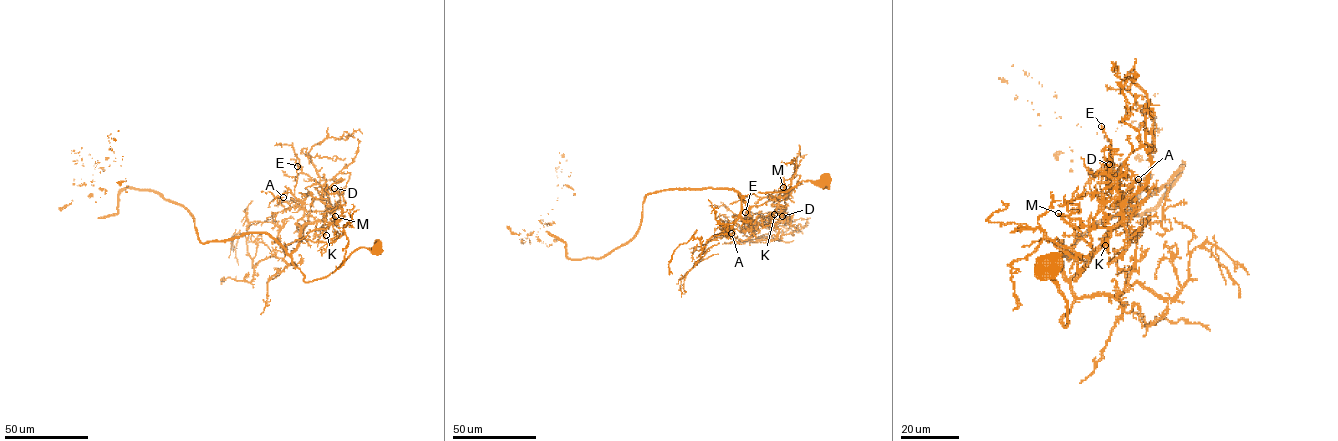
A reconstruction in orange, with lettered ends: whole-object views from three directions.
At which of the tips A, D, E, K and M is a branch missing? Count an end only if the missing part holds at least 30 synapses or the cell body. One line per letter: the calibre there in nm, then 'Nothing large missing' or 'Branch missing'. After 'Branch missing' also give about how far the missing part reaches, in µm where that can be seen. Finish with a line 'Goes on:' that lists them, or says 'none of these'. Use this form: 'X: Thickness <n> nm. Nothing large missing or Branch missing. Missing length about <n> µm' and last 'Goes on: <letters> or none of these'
A: Thickness 280 nm. Nothing large missing
D: Thickness 80 nm. Nothing large missing
E: Thickness 320 nm. Nothing large missing
K: Thickness 110 nm. Nothing large missing
M: Thickness 240 nm. Nothing large missing
Goes on: none of these

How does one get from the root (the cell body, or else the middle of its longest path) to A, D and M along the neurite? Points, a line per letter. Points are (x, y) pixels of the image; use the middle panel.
A: (825, 180), (739, 194), (748, 213), (743, 224), (755, 234), (742, 240), (731, 233)
D: (825, 180), (801, 181), (786, 191), (752, 188), (747, 195), (739, 194), (760, 224), (788, 220), (782, 216)
M: (825, 180), (739, 194), (749, 215), (769, 224), (787, 197), (783, 187)

